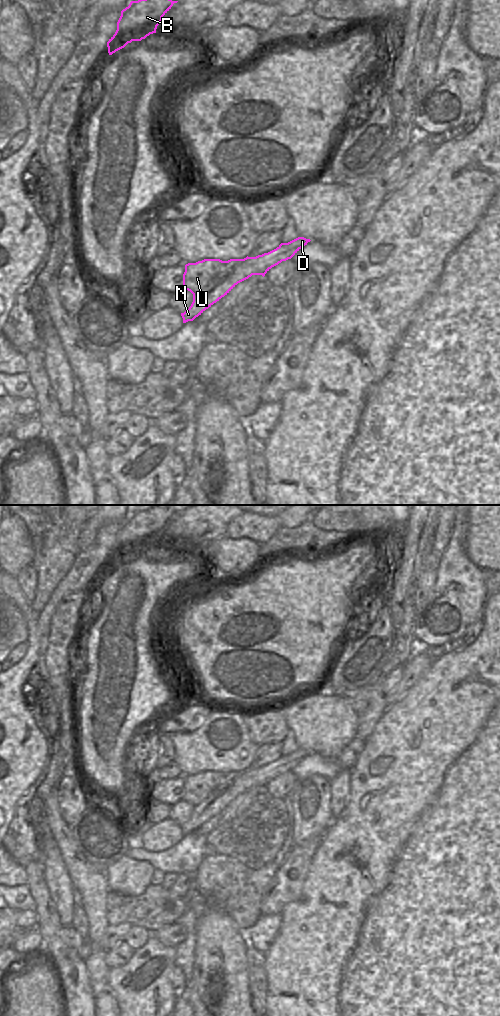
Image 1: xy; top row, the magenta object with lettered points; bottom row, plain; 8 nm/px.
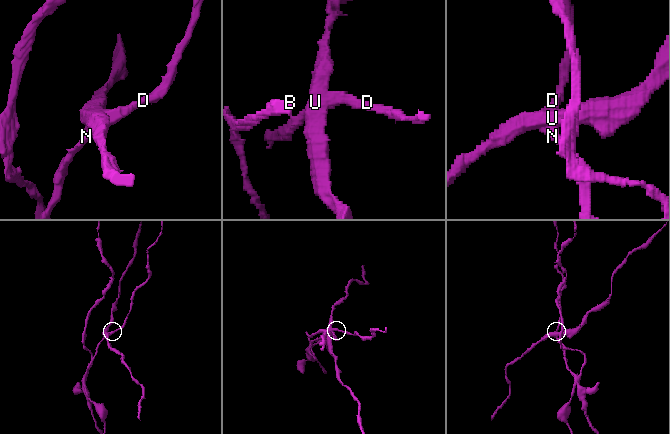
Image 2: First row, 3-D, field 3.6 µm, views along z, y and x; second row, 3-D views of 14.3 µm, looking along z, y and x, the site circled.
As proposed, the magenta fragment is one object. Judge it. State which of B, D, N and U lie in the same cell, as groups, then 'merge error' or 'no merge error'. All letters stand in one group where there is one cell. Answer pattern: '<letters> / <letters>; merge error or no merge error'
B D N / U; merge error

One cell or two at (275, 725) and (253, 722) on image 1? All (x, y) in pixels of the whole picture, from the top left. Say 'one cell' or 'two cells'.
one cell

